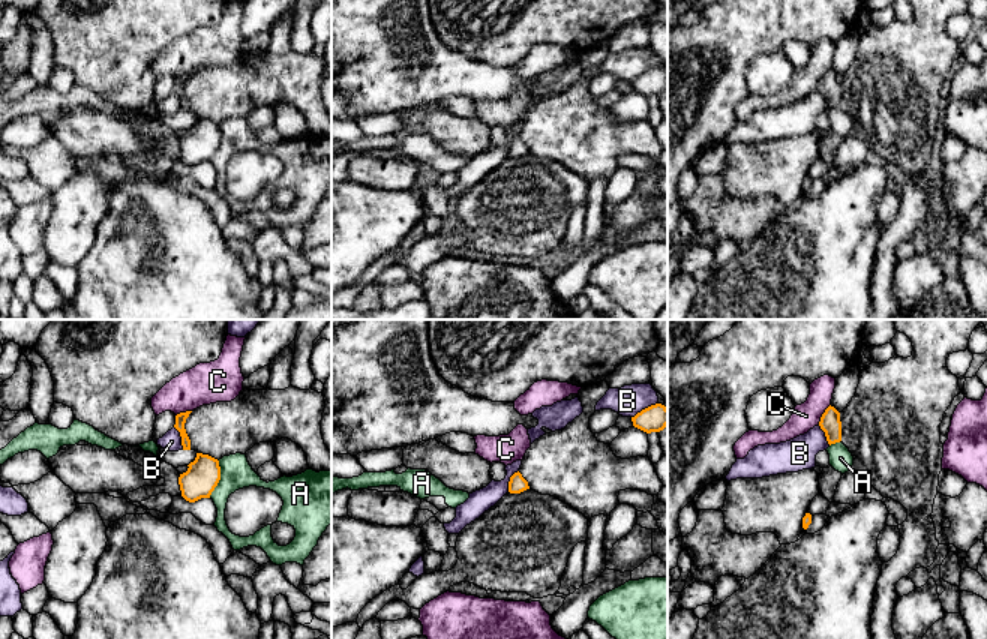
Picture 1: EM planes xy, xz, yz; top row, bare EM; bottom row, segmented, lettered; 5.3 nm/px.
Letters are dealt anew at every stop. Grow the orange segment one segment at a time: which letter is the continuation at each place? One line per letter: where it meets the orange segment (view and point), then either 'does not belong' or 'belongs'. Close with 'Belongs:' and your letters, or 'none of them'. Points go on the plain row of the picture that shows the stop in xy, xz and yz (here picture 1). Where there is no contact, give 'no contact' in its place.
A: contact xy (219, 143); does not belong
B: contact xz (645, 72); does not belong
C: contact yz (822, 78); does not belong
Belongs: none of them

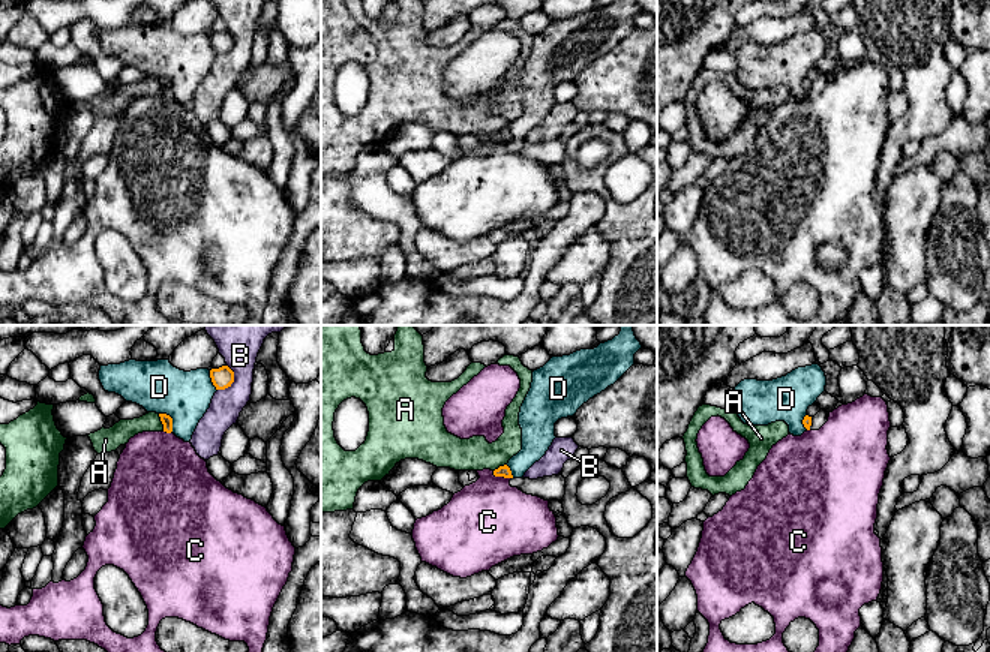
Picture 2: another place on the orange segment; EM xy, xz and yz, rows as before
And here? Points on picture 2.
A: contact xy (162, 87); does not belong
B: contact xy (233, 45); does not belong
C: contact xz (501, 140); does not belong
D: contact xy (171, 83); does not belong
Belongs: none of them

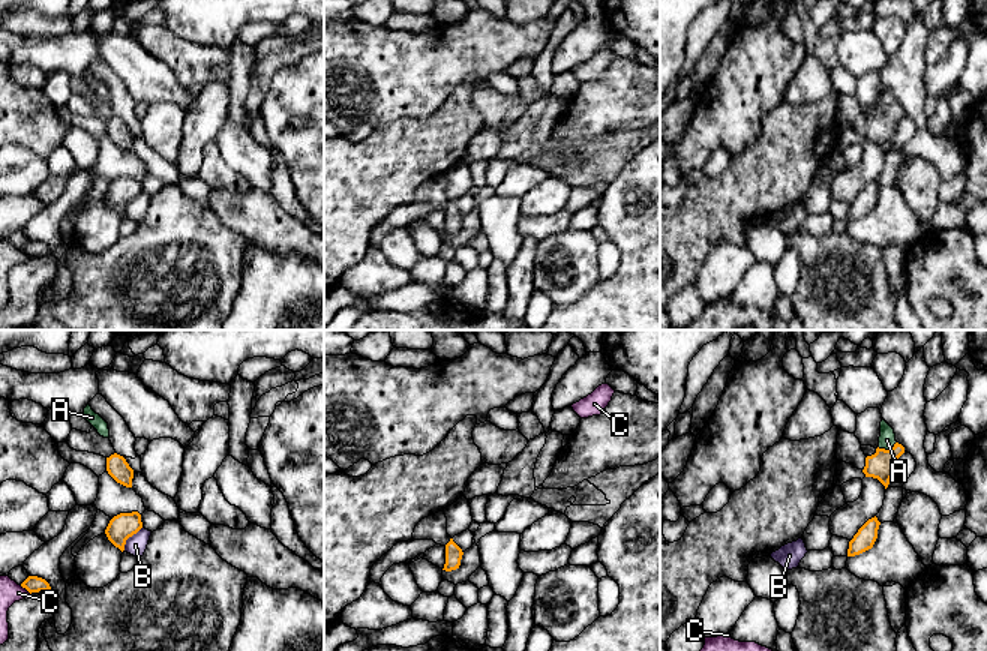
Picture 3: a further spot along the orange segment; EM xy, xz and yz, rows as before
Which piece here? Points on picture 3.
A: contact yz (887, 114); belongs
B: contact xy (128, 201); does not belong
C: contact xy (26, 252); does not belong
Belongs: A

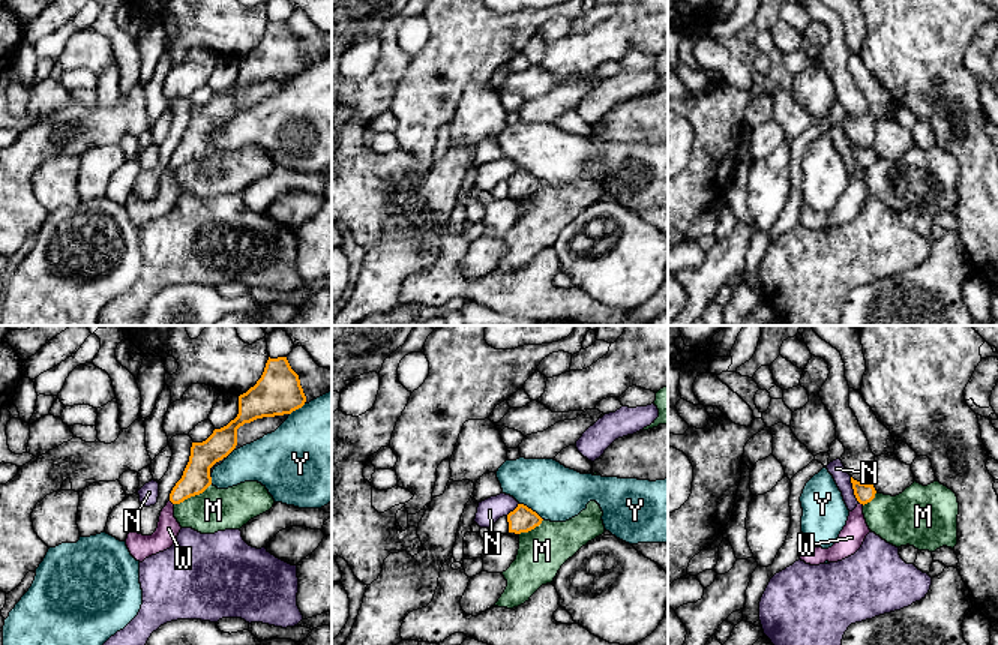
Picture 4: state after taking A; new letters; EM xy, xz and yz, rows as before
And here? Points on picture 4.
M: contact xy (192, 159); does not belong
N: contact yz (853, 152); does not belong
W: contact yz (862, 167); belongs
Y: contact xz (530, 173); does not belong
Belongs: W

